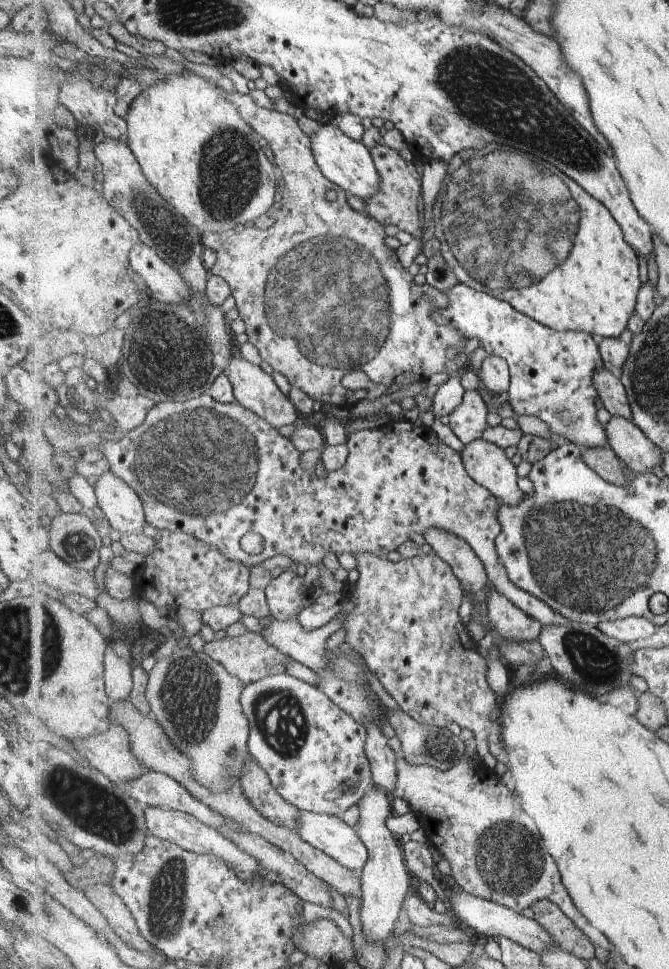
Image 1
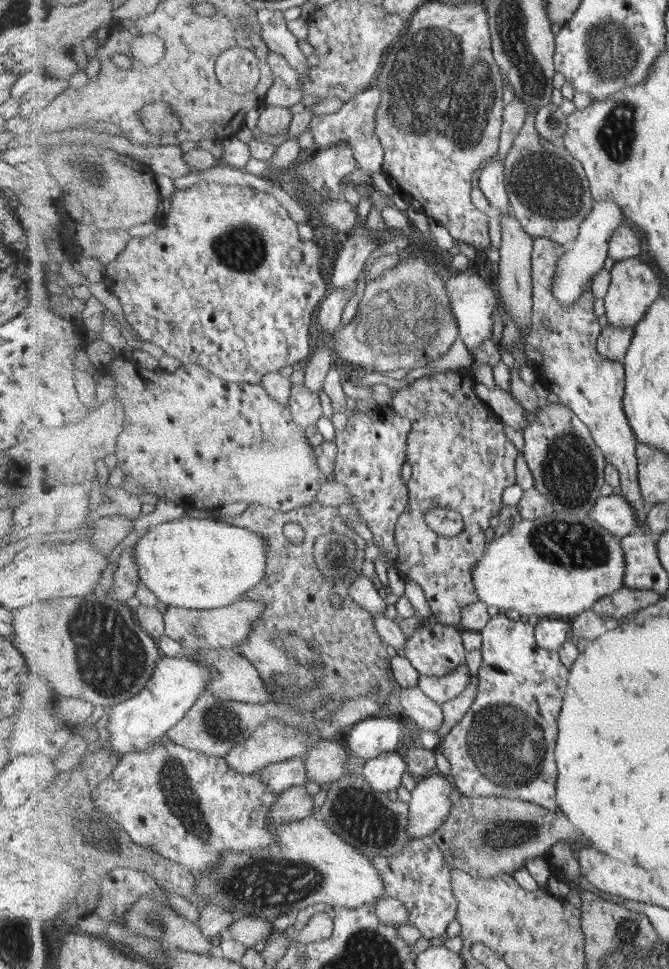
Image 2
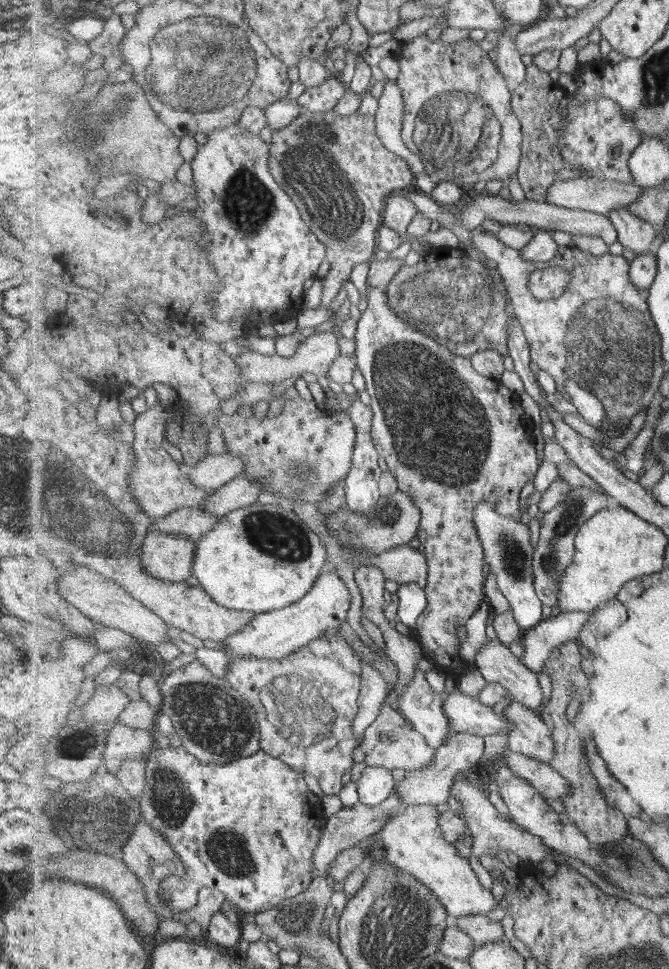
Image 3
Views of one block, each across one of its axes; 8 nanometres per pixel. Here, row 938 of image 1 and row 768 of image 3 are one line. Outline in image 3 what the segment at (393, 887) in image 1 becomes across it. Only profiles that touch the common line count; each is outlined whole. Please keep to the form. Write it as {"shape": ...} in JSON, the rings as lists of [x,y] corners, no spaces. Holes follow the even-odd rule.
{"shape":[[[367,766],[358,780],[360,802],[363,805],[381,806],[393,794],[396,786],[391,769]]]}

